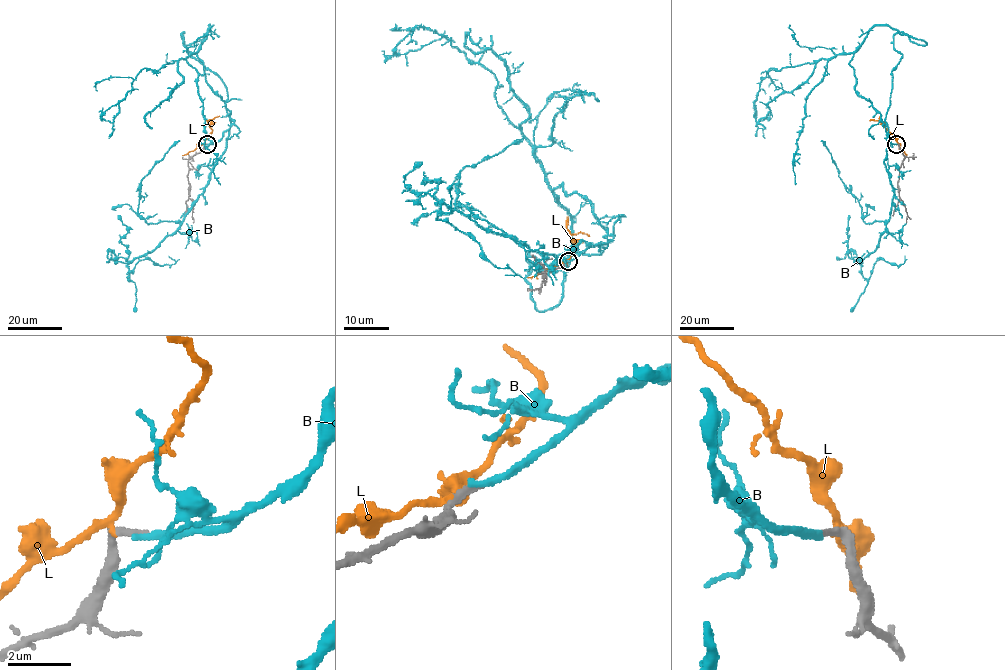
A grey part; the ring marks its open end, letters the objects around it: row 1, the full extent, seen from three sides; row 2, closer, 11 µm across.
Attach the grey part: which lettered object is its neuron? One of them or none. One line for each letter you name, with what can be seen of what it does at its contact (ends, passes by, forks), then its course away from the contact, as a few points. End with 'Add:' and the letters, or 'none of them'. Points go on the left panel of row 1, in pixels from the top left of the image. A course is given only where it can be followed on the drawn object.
B: It ends there. Its course: (206, 144), (219, 140), (234, 120), (196, 53), (157, 70), (143, 68), (113, 120), (105, 115)
Add: B

